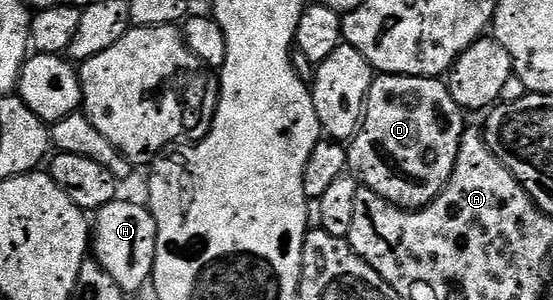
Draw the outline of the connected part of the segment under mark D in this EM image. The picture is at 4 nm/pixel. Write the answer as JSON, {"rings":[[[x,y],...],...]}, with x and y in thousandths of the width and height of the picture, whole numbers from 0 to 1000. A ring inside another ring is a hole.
{"rings":[[[676,253],[660,333],[653,427],[629,487],[631,563],[658,627],[678,637],[723,697],[767,697],[805,630],[830,517],[834,457],[844,427],[843,380],[816,330],[812,287],[787,257]]]}

